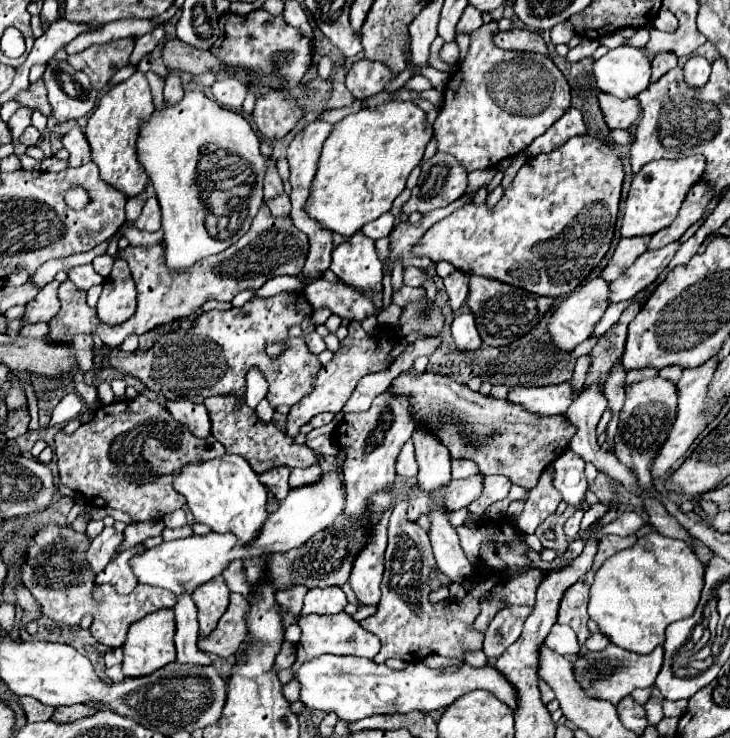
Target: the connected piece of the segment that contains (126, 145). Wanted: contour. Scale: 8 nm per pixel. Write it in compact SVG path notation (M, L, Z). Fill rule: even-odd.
M137 70L131 78L109 88L109 92L101 96L85 126L85 136L91 144L91 160L99 166L99 176L107 184L125 192L129 198L145 190L147 184L145 170L141 168L141 162L137 162L137 136L141 134L141 126L153 110L155 106L151 100L149 82L145 74Z

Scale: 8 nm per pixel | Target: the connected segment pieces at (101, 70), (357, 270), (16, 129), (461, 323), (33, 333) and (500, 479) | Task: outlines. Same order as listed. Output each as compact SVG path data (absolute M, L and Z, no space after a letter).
M121 38L101 46L89 46L83 52L67 56L67 62L75 70L85 72L95 90L103 90L113 72L129 64L133 46L135 46L133 38Z
M361 230L347 238L333 250L333 260L329 266L339 280L345 284L371 294L377 308L381 308L383 286L381 286L381 260L375 252L375 242L369 240Z
M19 108L11 116L11 136L13 136L13 140L17 140L27 126L31 126L31 110L29 108Z
M471 312L459 314L453 320L451 334L453 334L455 346L461 348L461 350L473 350L473 348L481 346L481 338L479 338L479 332L475 328L475 318L473 318Z
M39 322L36 324L27 324L21 327L20 335L31 338L41 338L47 335L49 326L46 322Z
M487 476L483 486L485 486L483 488L483 494L475 502L471 502L467 506L477 516L481 516L487 510L489 504L507 498L507 494L509 494L509 490L511 490L513 484L509 484L509 478L507 476Z

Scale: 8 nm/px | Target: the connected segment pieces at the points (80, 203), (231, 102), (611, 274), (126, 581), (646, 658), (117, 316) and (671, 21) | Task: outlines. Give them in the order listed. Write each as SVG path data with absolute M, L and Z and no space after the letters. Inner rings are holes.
M69 188L67 196L65 196L69 208L85 208L85 204L89 204L89 192L85 192L85 188Z
M227 78L227 80L217 80L211 92L217 104L229 110L241 110L241 104L247 96L247 86L237 78Z
M631 236L631 238L621 238L611 262L603 268L601 276L607 282L613 282L621 276L621 272L625 272L625 268L629 268L629 264L633 264L633 260L637 260L637 256L641 256L647 246L649 246L651 236Z
M135 546L135 548L127 550L127 552L123 552L123 554L119 556L119 560L110 562L103 572L97 574L95 582L97 582L97 584L115 584L119 594L129 594L129 592L133 592L133 588L137 586L137 578L135 578L133 572L131 572L129 558L131 558L135 552L139 552L139 550L143 550L143 546Z
M609 644L601 652L585 652L573 664L575 680L581 684L581 688L585 690L587 696L603 698L603 700L617 704L621 698L629 696L631 690L653 686L657 672L661 670L661 664L663 664L663 652L665 652L663 646L657 646L651 654L633 654L633 652L623 650L615 644Z
M117 258L113 272L105 278L101 298L97 302L99 320L105 324L123 324L135 312L135 284L125 260Z
M659 10L659 14L657 14L657 18L655 18L655 22L653 22L659 30L675 30L677 28L677 18L669 12L669 10Z

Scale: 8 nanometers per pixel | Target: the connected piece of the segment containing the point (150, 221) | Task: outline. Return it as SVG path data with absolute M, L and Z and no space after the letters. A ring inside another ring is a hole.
M155 196L145 202L141 216L139 216L137 220L133 220L133 222L127 220L127 222L113 234L113 238L119 240L127 228L137 228L137 230L147 230L147 232L155 232L155 230L161 228L161 210L159 210L159 202L157 202Z

